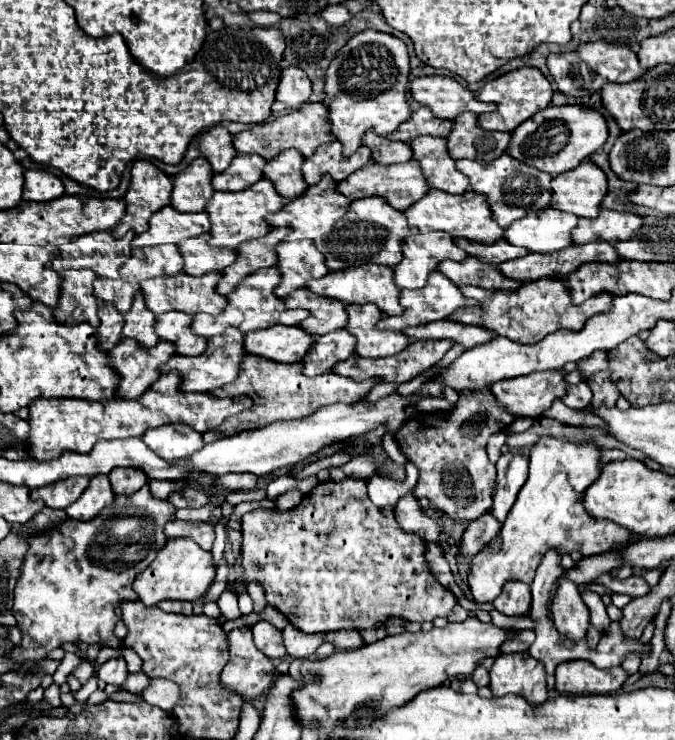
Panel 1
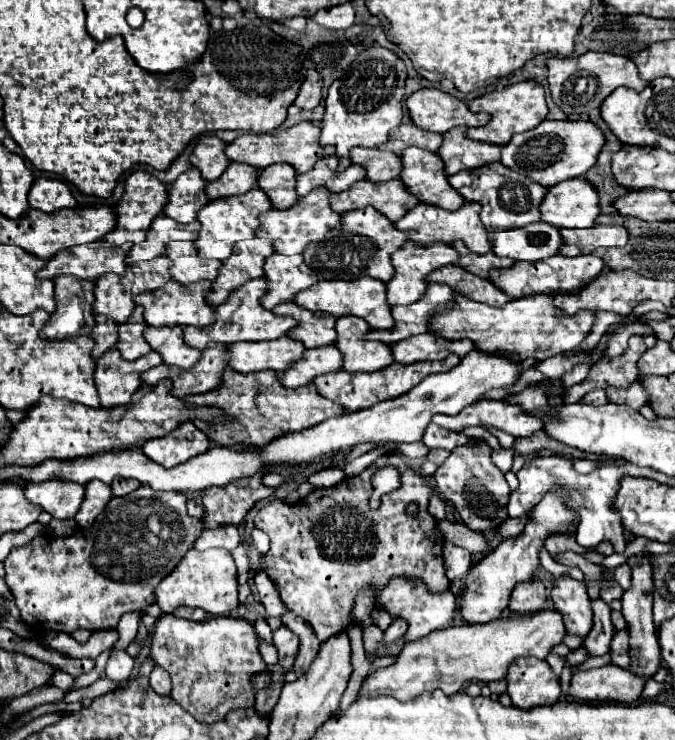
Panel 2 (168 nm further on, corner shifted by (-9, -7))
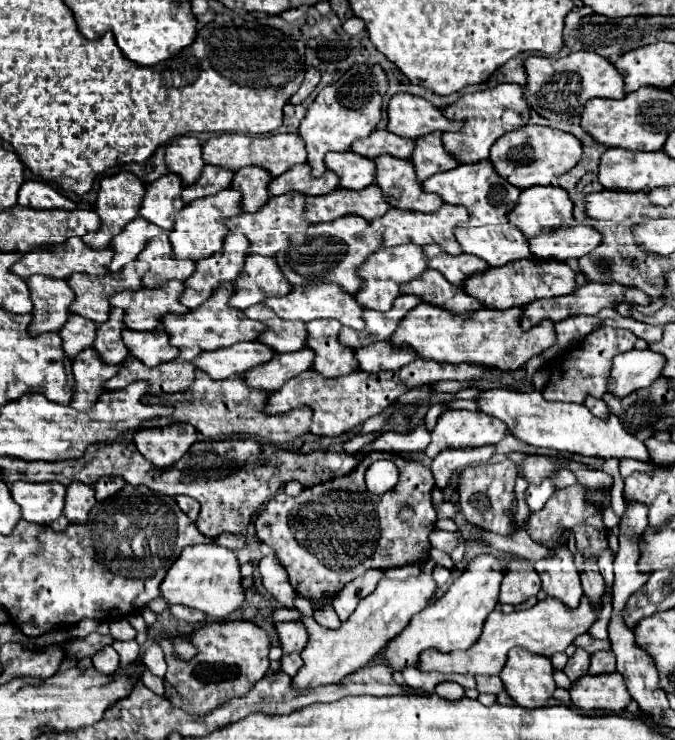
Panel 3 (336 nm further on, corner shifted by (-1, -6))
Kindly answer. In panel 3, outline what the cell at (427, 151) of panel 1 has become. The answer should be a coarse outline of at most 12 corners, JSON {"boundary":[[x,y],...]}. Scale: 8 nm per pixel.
{"boundary":[[383,154],[377,186],[393,208],[435,212],[443,200],[425,192],[411,160]]}

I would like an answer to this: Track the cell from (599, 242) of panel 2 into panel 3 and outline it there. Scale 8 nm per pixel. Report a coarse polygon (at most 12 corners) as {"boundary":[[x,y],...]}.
{"boundary":[[579,224],[529,238],[533,258],[567,262],[601,244]]}

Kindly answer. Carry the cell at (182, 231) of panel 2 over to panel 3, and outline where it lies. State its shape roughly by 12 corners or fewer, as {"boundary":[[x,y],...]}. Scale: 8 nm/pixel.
{"boundary":[[135,218],[113,238],[109,272],[133,262],[153,238],[153,224]]}

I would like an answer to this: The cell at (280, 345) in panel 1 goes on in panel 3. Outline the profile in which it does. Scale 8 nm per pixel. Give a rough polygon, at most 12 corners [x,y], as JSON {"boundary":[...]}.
{"boundary":[[261,342],[201,352],[193,364],[215,380],[245,374],[277,352]]}

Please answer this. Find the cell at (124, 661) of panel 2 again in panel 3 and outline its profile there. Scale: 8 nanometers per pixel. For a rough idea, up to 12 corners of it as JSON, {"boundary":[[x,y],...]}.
{"boundary":[[105,646],[93,656],[93,666],[101,674],[113,674],[119,654]]}

